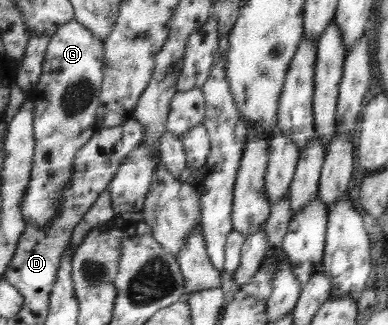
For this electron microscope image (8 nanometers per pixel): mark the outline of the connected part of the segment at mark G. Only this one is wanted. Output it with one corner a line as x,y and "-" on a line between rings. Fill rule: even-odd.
76,19
68,24
60,26
59,30
49,38
49,44
45,53
42,74
38,80
38,86
33,90
33,135
35,149
33,152
33,164
30,183
28,183
25,195
21,200
21,215
28,225
44,228
55,217
57,204
64,187
70,182
74,174
76,153
99,130
96,126
96,115
100,107
99,97
103,81
102,68
104,66
104,41
92,35
82,23

